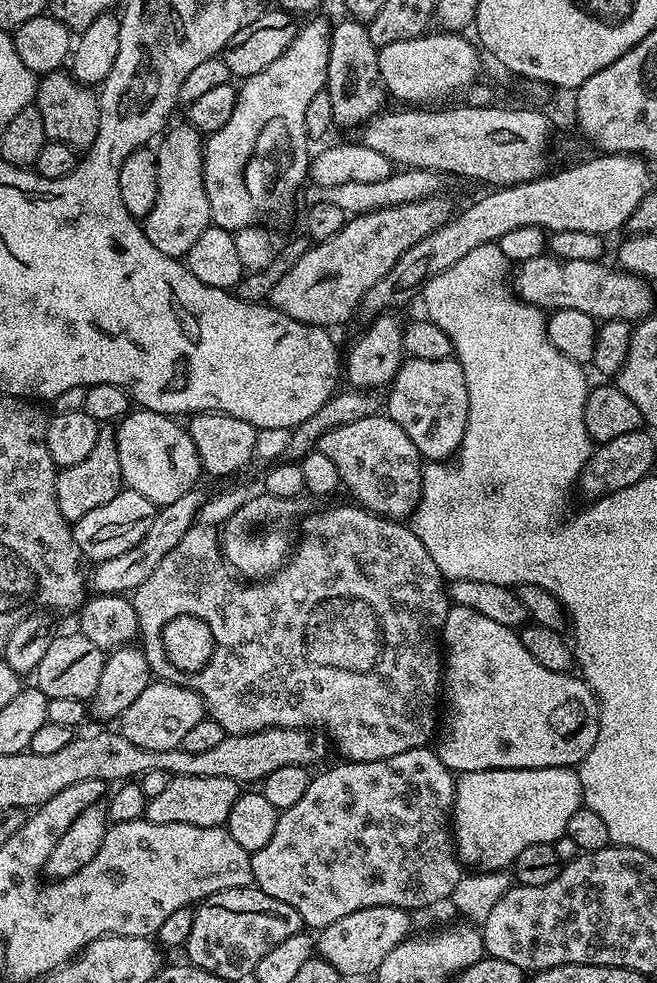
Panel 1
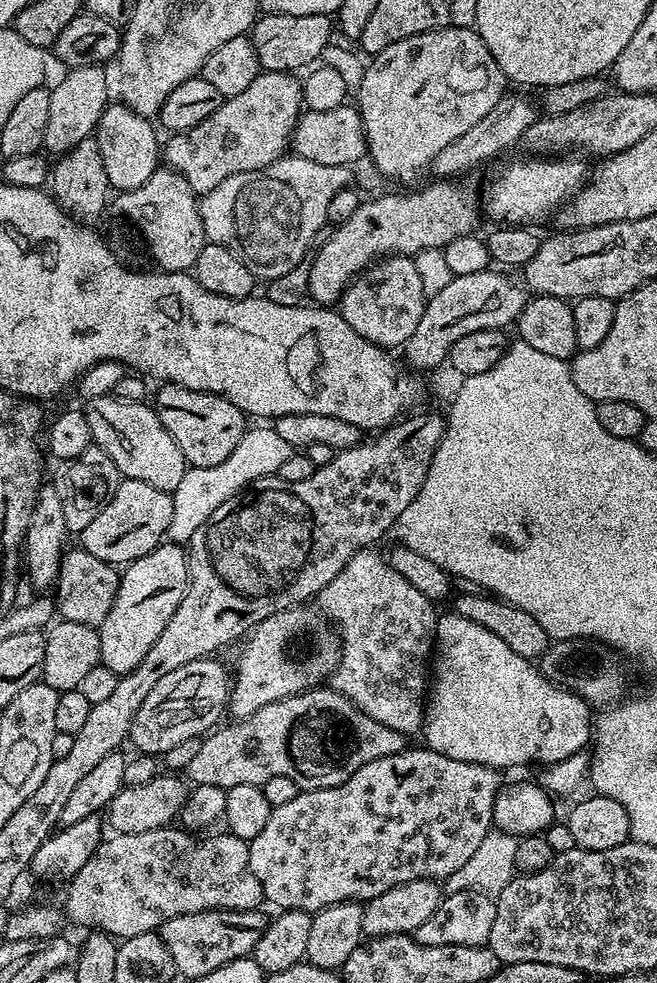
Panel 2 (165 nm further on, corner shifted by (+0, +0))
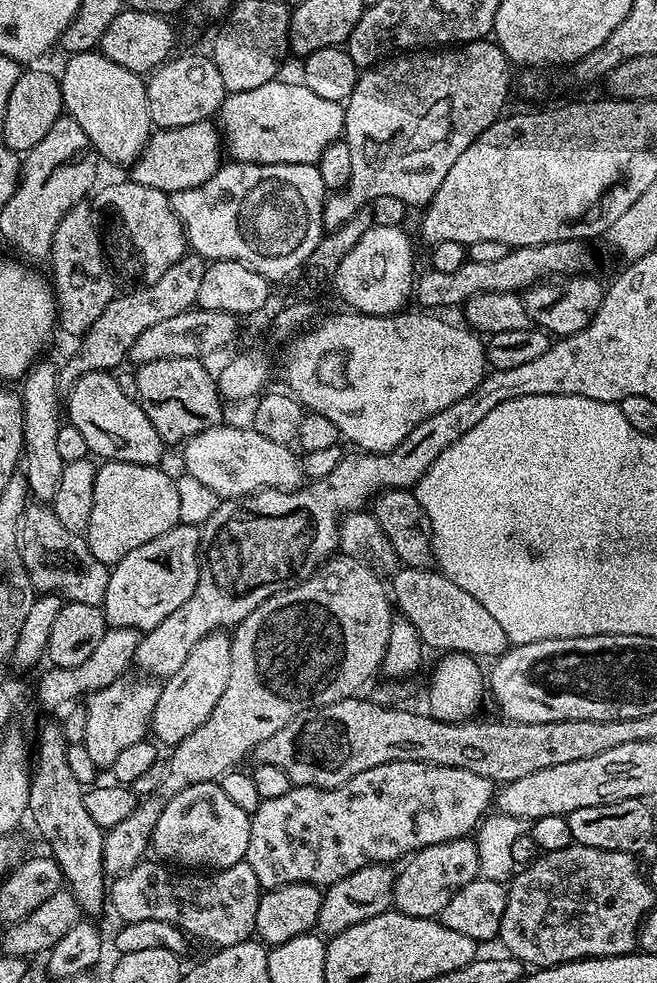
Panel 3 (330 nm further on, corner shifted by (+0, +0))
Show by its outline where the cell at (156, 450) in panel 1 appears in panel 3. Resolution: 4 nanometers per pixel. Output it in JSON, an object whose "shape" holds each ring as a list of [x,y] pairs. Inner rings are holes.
{"shape":[[[91,372],[72,385],[66,396],[66,420],[67,423],[78,426],[78,430],[84,435],[89,453],[93,457],[101,456],[99,459],[104,462],[117,460],[134,462],[138,466],[159,465],[166,451],[166,445],[161,440],[158,430],[154,430],[154,422],[146,418],[137,401],[126,398],[126,394],[122,394],[112,372]]]}

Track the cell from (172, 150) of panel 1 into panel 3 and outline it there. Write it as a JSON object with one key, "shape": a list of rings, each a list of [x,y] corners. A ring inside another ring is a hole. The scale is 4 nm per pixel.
{"shape":[[[124,178],[117,184],[108,184],[102,188],[95,193],[96,200],[102,207],[113,208],[120,215],[120,220],[140,255],[140,264],[144,267],[143,283],[158,282],[158,278],[162,278],[162,274],[166,274],[170,266],[179,262],[190,248],[184,226],[171,208],[169,193],[154,190],[154,186],[142,186],[131,178]]]}

